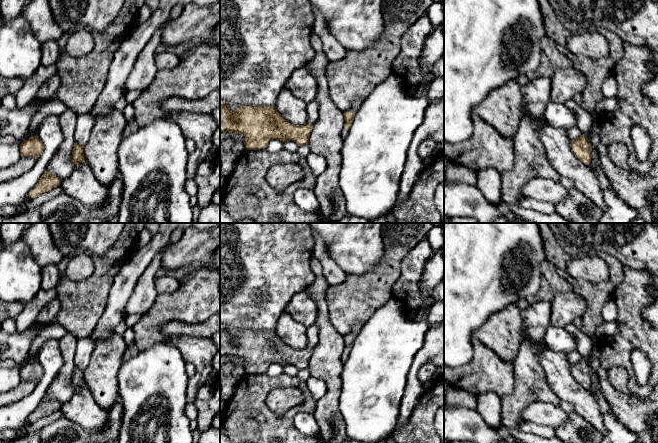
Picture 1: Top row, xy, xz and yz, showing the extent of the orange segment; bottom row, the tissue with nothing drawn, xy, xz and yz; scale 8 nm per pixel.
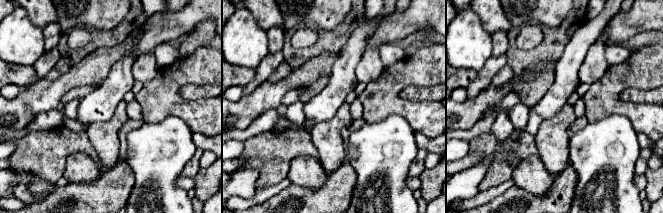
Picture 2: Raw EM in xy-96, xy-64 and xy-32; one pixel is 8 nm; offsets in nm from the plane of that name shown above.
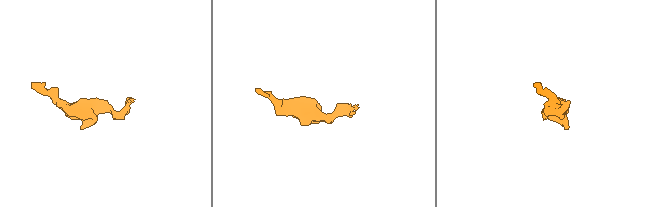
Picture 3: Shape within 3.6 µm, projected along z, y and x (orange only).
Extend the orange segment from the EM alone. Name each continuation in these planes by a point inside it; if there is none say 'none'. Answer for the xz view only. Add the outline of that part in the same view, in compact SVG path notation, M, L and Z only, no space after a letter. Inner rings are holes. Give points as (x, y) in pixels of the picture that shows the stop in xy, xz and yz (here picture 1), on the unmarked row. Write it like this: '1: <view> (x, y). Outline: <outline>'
1: xz (355, 329). Outline: M354 323L353 326L351 327L351 330L349 331L348 335L350 337L357 337L359 334L361 328L363 327L363 323Z

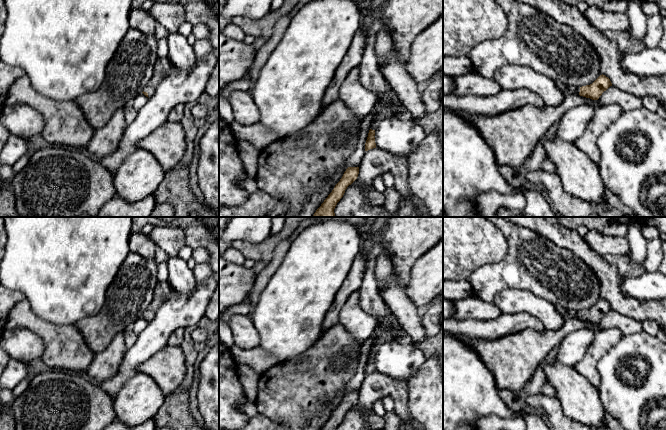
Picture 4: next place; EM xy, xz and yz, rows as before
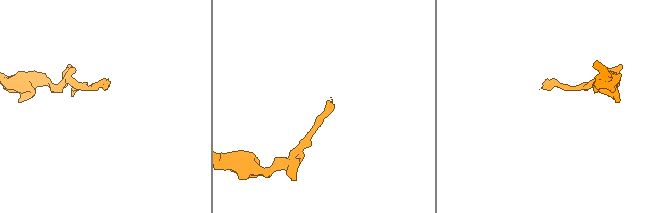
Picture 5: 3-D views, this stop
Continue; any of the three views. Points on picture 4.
1: xy (163, 290). Outline: M158 281L157 285L154 288L153 299L143 314L144 316L148 317L149 322L154 318L157 310L161 307L161 305L174 292L175 290L171 287L168 281Z

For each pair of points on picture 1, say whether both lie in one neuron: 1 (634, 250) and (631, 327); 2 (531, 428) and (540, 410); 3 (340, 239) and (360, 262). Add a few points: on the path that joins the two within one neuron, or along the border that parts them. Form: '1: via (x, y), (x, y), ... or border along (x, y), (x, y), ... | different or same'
1: border along (625, 265), (647, 272) | different
2: border along (522, 419), (537, 424), (549, 425), (555, 429) | different
3: via (346, 245), (357, 256) | same

